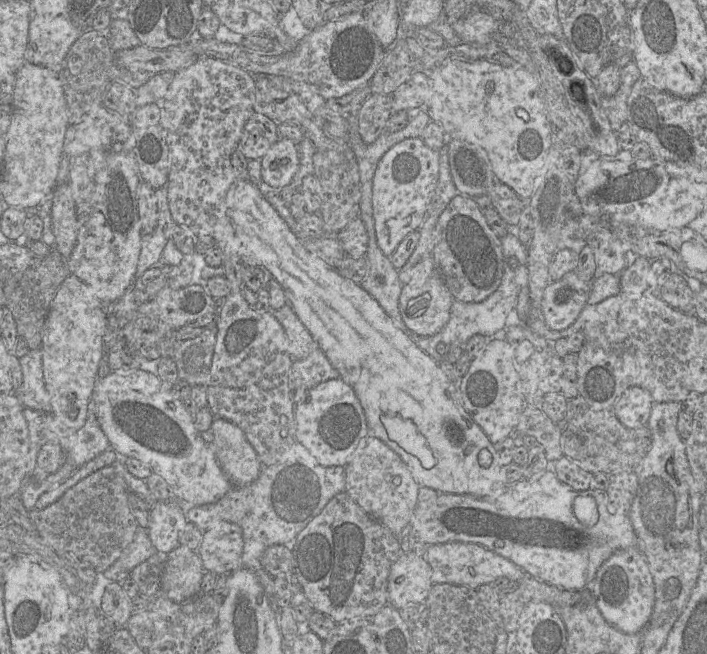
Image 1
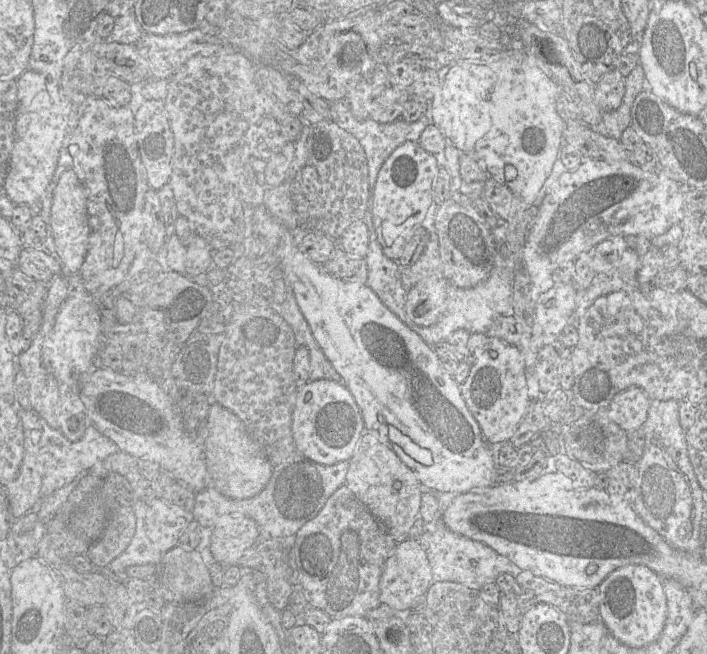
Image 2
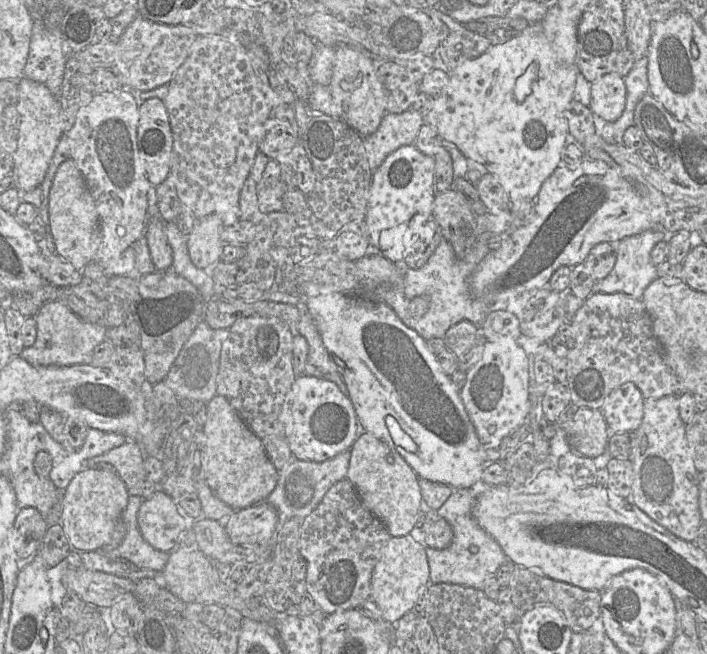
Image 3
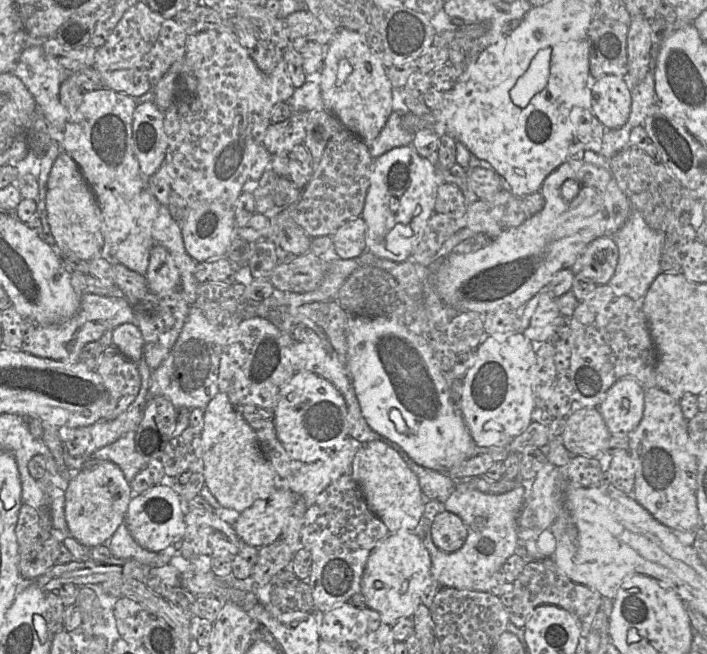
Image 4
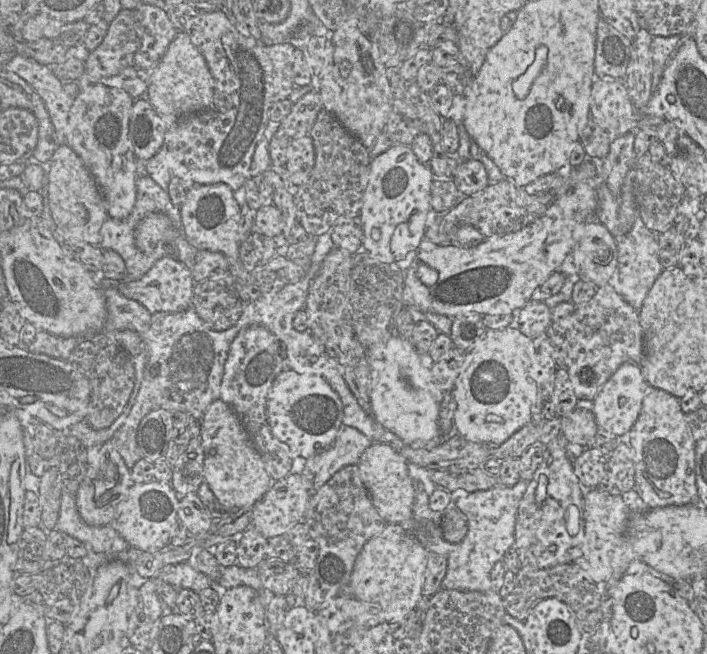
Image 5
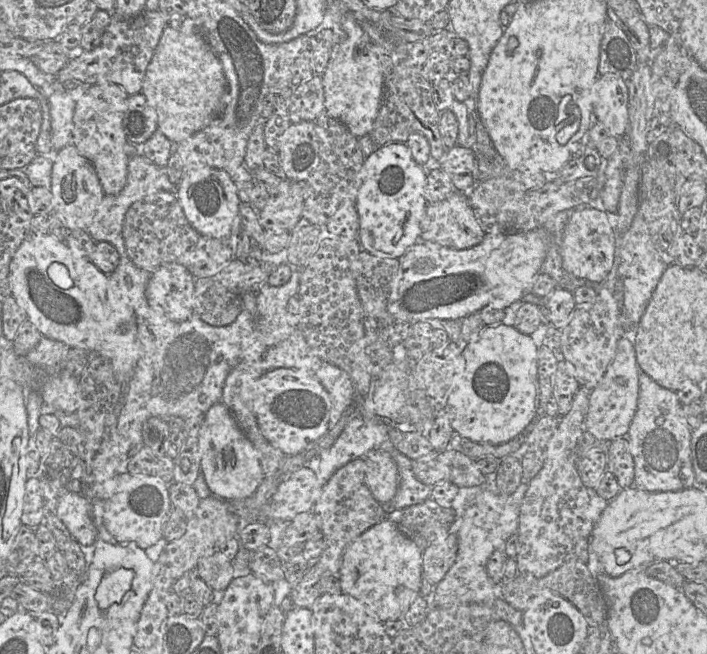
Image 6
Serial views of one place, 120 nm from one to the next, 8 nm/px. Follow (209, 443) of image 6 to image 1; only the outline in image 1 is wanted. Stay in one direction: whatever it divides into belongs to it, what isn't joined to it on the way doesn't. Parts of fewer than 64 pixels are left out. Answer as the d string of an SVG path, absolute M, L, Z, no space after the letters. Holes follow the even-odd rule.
M219 417L214 418L210 429L214 435L212 446L216 459L230 482L234 486L242 486L257 479L263 466L243 431L232 422Z

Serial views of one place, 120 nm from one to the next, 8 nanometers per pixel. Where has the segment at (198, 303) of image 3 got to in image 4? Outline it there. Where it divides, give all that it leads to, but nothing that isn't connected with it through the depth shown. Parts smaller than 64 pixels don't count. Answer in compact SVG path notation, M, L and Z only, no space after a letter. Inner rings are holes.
M112 263L114 283L122 291L128 301L143 337L143 356L151 370L160 366L174 346L188 316L190 305L182 297L180 290L177 295L159 297L148 288L144 275L129 270L123 264Z

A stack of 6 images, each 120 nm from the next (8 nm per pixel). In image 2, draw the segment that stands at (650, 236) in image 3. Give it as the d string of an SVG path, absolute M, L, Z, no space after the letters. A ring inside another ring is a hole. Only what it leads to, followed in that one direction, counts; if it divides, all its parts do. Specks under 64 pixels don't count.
M628 247L617 265L606 273L596 274L591 285L585 290L578 290L578 300L570 324L578 328L580 318L594 301L604 295L618 291L636 291L643 287L637 280L640 256L636 250Z

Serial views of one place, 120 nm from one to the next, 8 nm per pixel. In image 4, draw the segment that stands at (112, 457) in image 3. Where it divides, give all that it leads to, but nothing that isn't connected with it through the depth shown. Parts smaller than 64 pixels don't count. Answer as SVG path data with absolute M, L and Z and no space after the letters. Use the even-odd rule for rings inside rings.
M135 431L124 434L115 442L85 457L84 469L91 469L96 464L107 461L116 464L129 483L139 471L146 468L146 461L135 447Z

